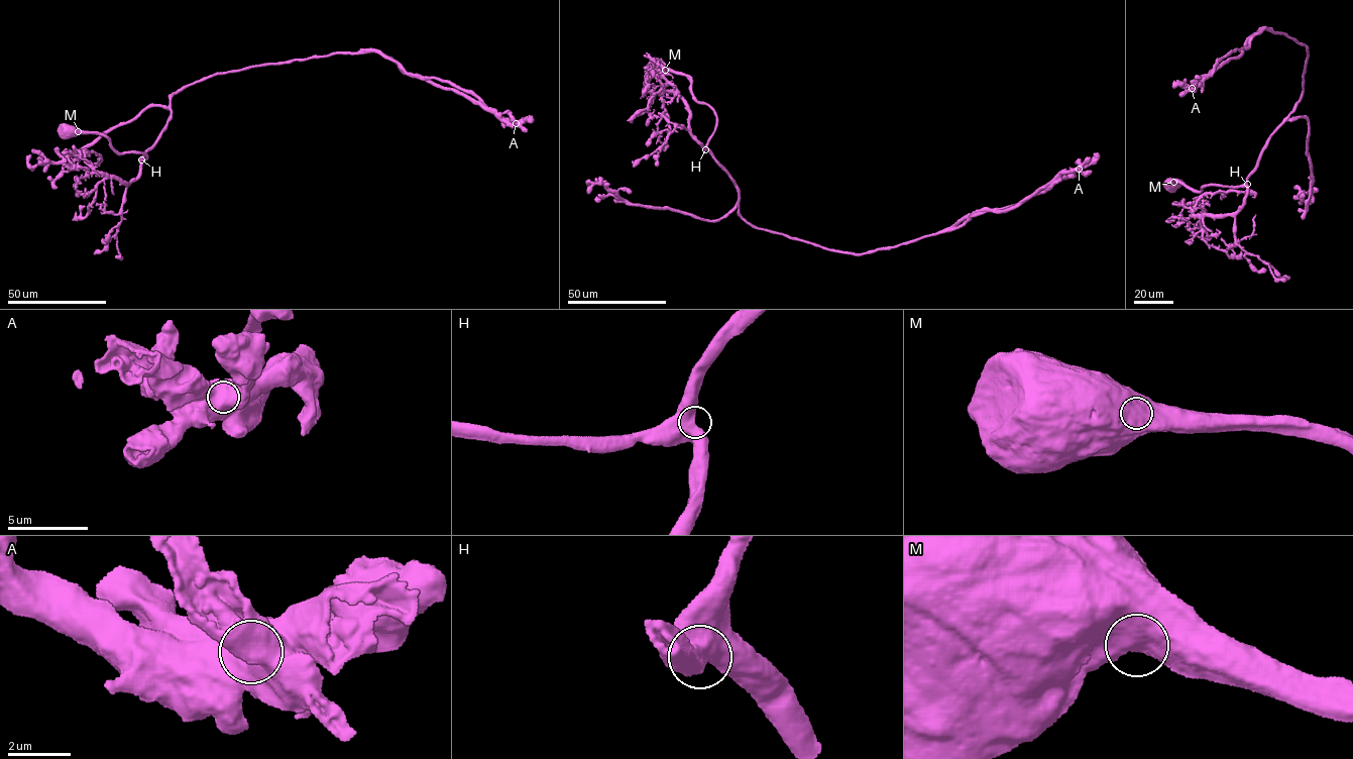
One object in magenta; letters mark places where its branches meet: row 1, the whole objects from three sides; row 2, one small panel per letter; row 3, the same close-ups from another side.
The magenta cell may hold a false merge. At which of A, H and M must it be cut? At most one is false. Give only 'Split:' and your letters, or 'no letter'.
Split: A

